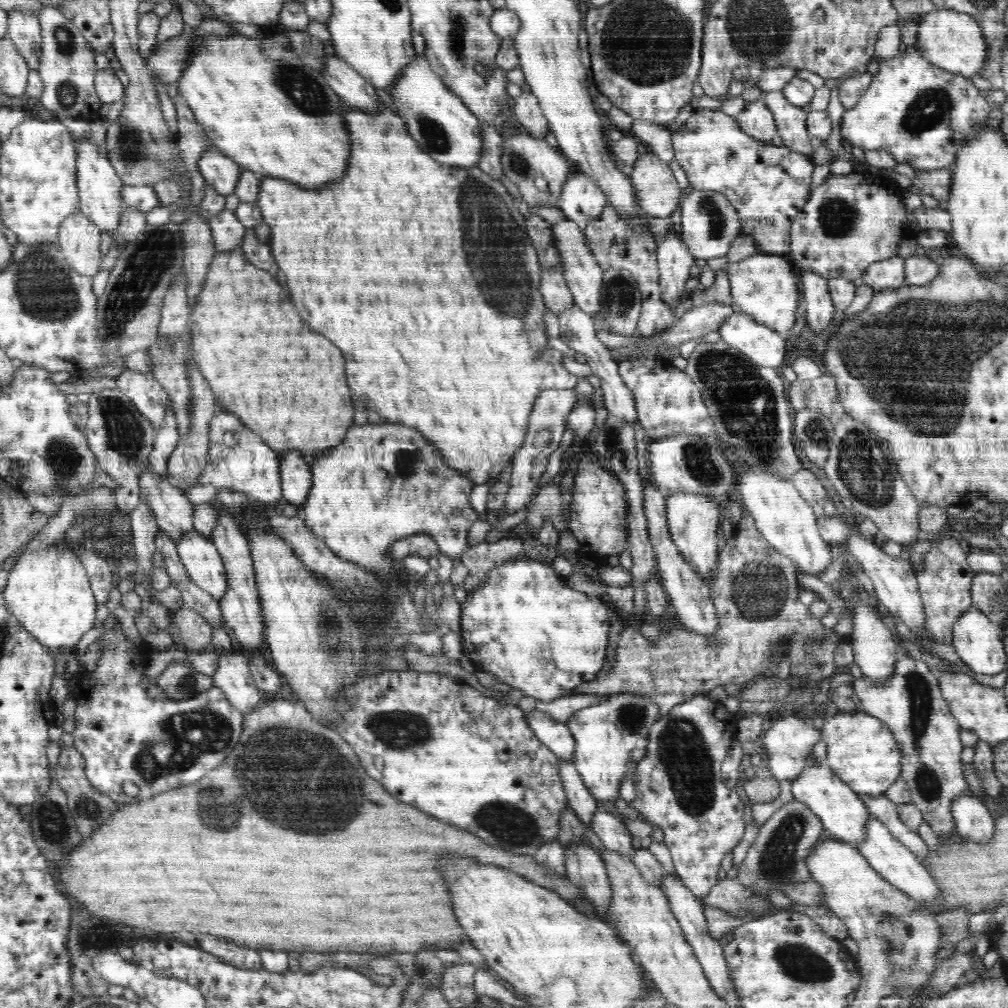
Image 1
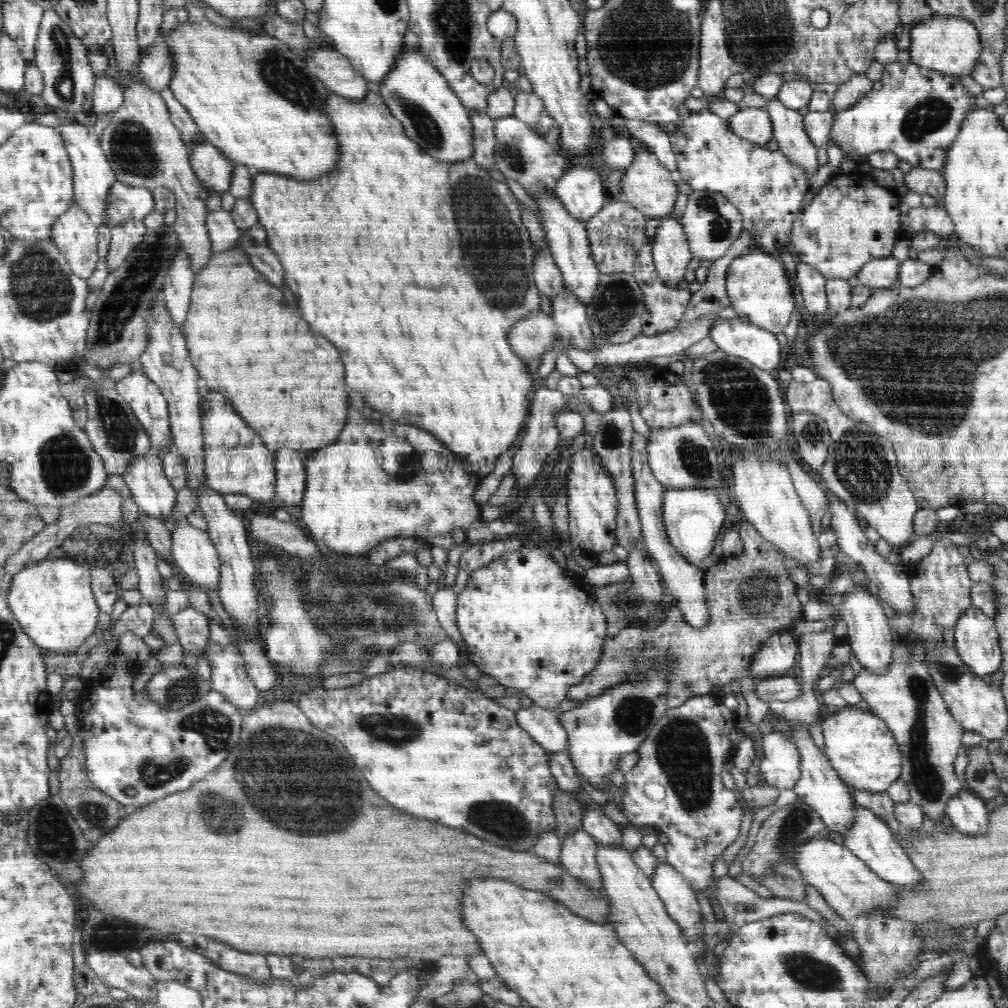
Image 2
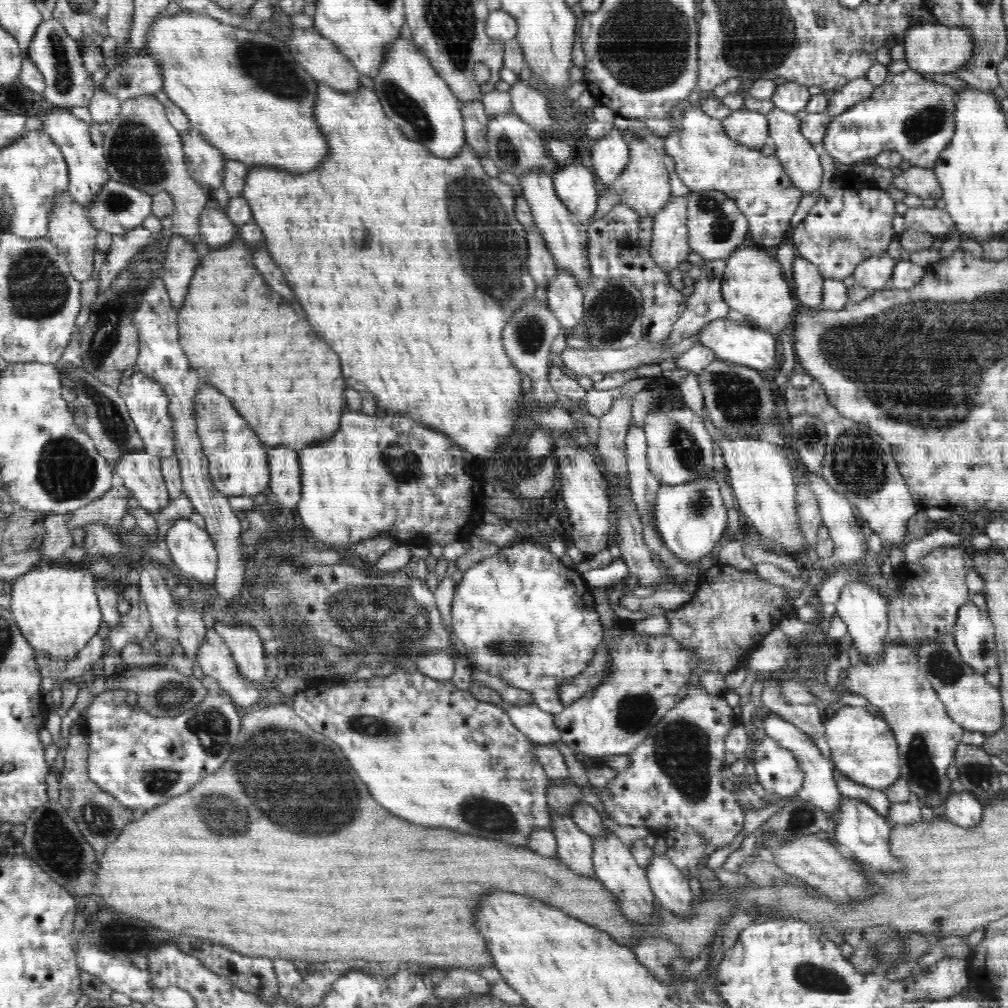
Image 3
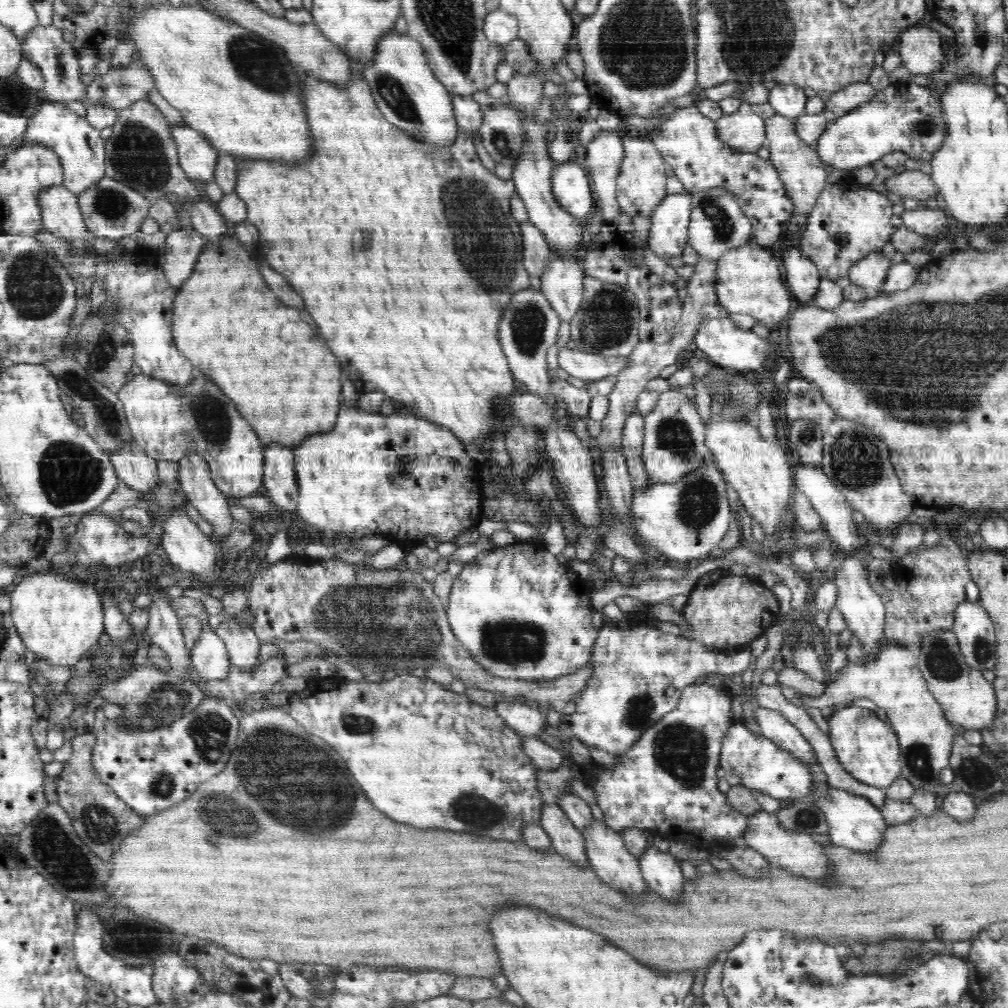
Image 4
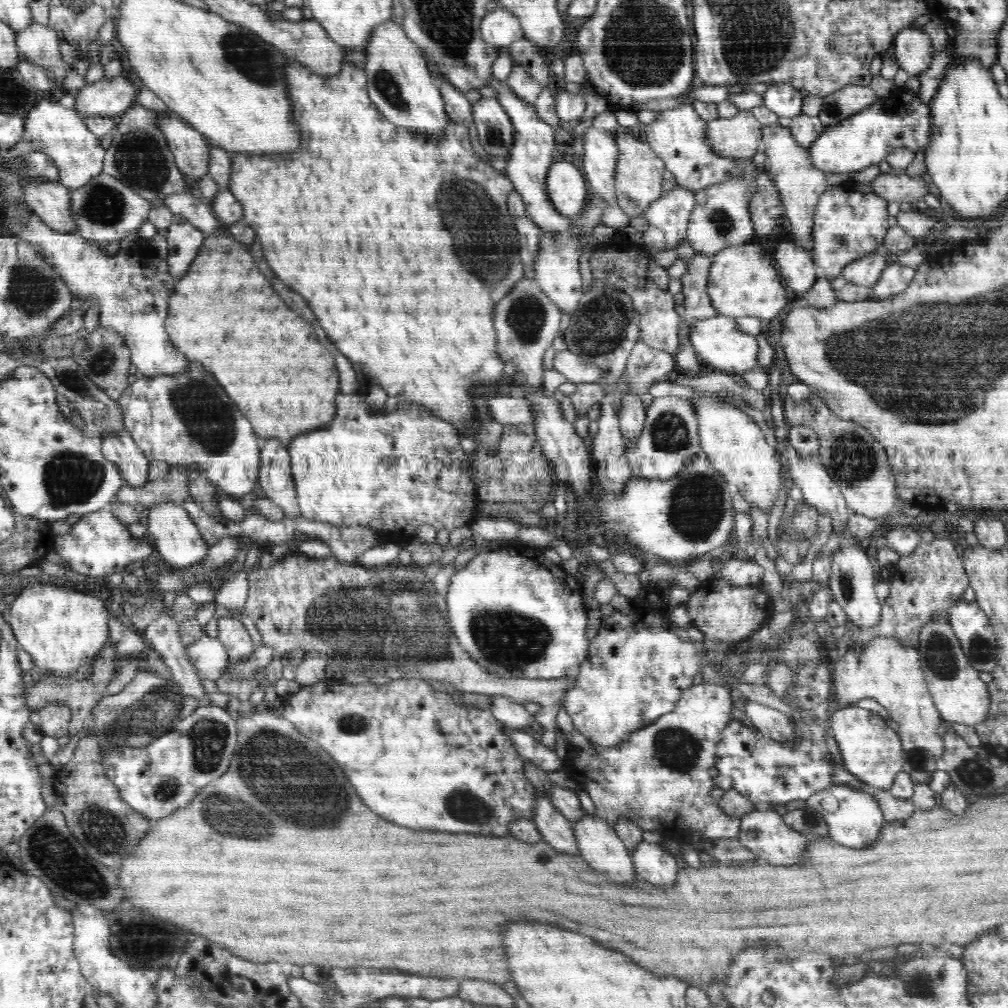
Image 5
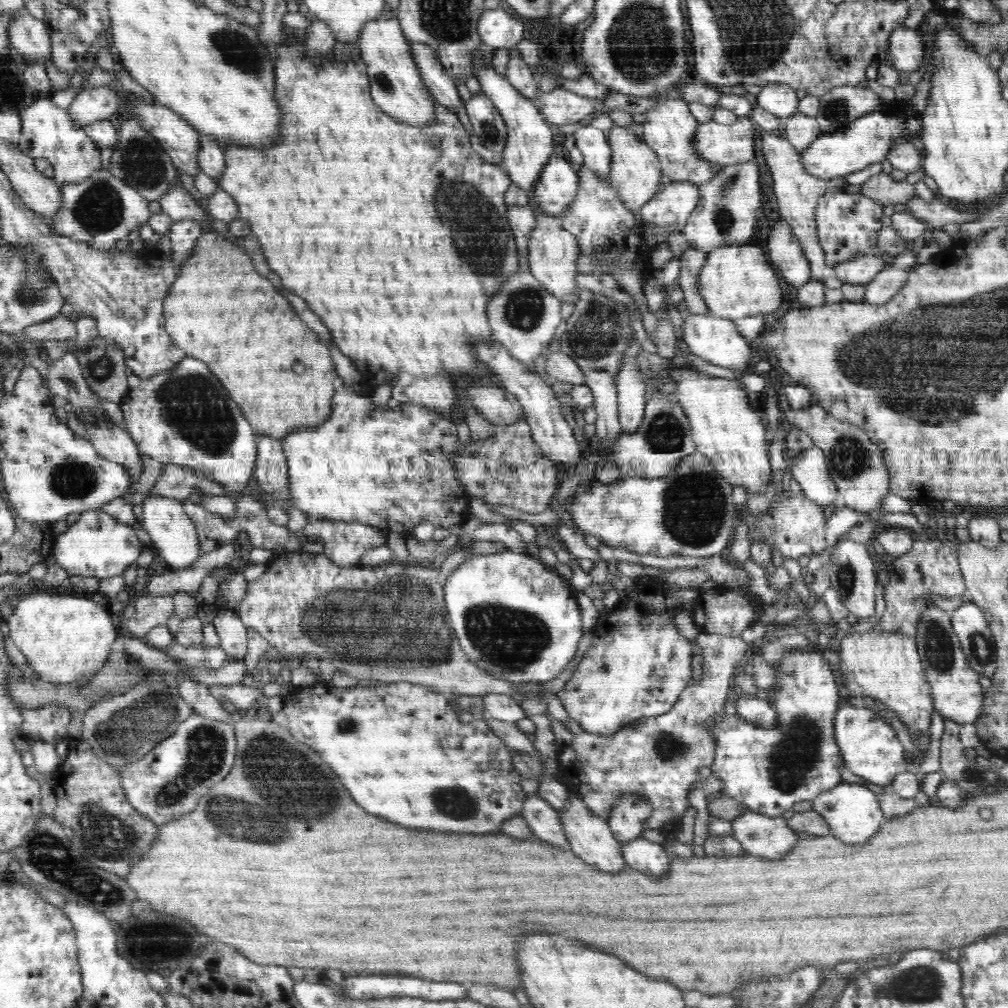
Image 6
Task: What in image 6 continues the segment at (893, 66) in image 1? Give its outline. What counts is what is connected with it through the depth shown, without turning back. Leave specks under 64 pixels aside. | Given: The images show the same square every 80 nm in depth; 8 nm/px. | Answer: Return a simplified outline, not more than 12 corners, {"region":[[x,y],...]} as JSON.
{"region":[[880,103],[801,151],[826,181],[887,158],[892,139],[921,138],[923,112]]}

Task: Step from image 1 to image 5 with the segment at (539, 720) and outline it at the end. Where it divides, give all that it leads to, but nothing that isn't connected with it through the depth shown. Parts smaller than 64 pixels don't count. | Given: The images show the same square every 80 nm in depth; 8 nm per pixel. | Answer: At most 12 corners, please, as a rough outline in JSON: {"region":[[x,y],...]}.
{"region":[[494,696],[488,712],[509,728],[530,732],[535,723],[522,703]]}

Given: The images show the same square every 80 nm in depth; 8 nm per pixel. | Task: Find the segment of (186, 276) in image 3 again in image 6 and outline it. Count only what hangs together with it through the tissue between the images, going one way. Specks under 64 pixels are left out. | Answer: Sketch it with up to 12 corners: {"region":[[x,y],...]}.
{"region":[[194,220],[174,222],[168,236],[177,269],[204,234]]}

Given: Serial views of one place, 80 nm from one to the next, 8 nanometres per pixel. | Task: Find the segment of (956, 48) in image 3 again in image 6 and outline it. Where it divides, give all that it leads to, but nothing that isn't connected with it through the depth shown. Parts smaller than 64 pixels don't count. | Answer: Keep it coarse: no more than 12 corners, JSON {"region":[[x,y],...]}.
{"region":[[902,26],[889,36],[892,66],[914,72],[926,45],[916,29]]}

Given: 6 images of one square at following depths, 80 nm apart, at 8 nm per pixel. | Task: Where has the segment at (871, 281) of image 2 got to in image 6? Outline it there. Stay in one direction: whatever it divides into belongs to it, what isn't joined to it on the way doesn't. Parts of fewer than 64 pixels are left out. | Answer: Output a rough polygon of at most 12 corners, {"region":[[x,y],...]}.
{"region":[[869,253],[834,266],[843,284],[870,282],[890,260]]}

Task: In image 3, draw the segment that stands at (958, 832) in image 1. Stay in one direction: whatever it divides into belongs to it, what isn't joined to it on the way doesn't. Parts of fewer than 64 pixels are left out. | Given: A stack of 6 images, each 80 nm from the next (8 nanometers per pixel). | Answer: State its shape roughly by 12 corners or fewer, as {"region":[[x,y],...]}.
{"region":[[958,789],[947,799],[945,817],[966,828],[982,820],[985,806]]}

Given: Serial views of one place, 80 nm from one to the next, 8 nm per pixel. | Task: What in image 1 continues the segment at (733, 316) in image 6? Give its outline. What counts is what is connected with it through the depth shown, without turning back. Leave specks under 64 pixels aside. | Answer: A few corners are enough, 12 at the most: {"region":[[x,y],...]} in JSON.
{"region":[[787,256],[728,263],[734,304],[786,335],[799,271]]}

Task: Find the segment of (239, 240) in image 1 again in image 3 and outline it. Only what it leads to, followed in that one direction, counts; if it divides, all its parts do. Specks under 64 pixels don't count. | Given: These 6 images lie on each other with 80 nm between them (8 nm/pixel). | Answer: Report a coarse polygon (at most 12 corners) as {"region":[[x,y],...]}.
{"region":[[211,204],[200,214],[201,240],[213,250],[237,240],[238,227]]}

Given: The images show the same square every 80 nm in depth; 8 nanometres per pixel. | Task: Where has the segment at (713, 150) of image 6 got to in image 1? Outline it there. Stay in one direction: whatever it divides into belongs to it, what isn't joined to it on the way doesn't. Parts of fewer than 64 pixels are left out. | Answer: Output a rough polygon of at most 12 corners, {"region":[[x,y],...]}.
{"region":[[764,94],[735,117],[744,134],[769,143],[777,128]]}

